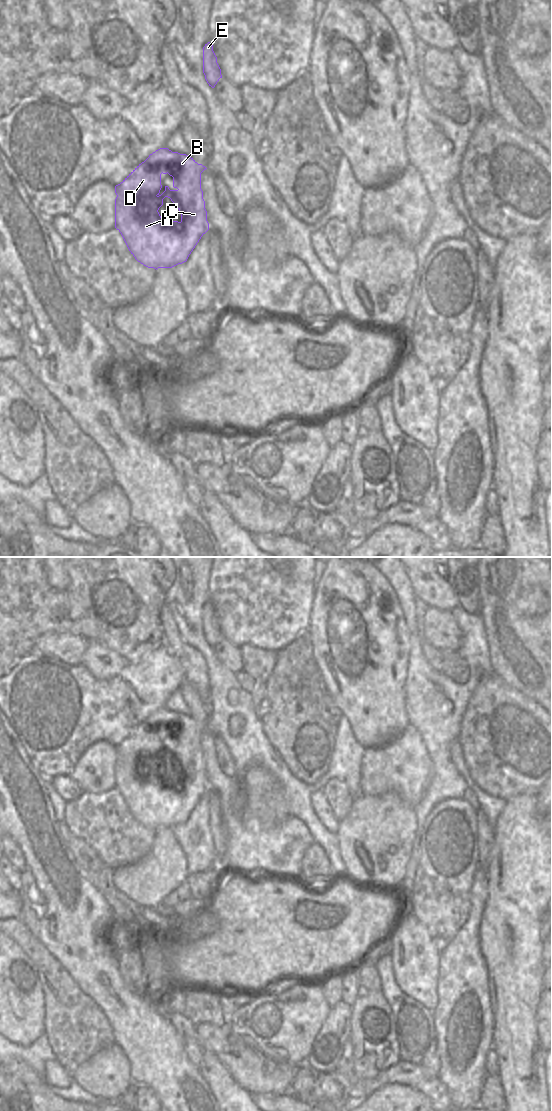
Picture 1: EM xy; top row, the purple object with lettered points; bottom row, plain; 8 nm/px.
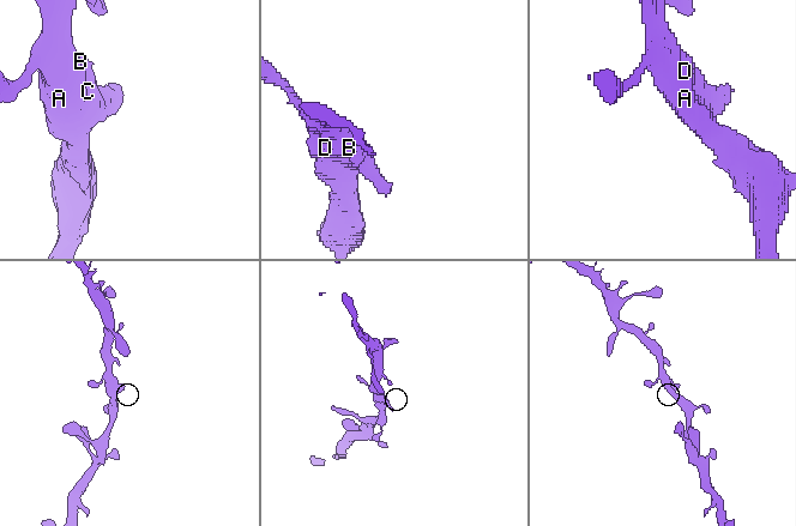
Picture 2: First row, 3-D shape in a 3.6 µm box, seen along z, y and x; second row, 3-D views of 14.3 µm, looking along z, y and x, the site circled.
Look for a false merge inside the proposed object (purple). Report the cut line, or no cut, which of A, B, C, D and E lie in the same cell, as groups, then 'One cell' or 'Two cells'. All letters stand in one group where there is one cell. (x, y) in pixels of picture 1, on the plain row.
No split. Groups: A B C D E. One cell.

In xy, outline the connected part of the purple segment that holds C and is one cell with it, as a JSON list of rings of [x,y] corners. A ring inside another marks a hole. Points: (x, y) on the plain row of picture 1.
[[[160,708],[149,715],[149,717],[139,724],[120,744],[115,746],[115,788],[121,793],[129,811],[135,819],[148,828],[172,828],[187,821],[189,815],[201,799],[209,790],[207,781],[207,771],[201,749],[201,733],[207,728],[198,724],[193,718],[186,714],[172,712],[168,708]],[[161,734],[169,734],[173,737],[174,750],[165,746],[165,751],[160,755]],[[168,757],[177,765],[181,773],[181,781],[166,781],[161,783],[162,778],[158,772],[163,765],[163,759]]]

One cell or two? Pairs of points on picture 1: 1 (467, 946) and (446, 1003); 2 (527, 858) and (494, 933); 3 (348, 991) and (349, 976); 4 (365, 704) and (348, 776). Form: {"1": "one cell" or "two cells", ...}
{"1": "one cell", "2": "one cell", "3": "one cell", "4": "two cells"}

